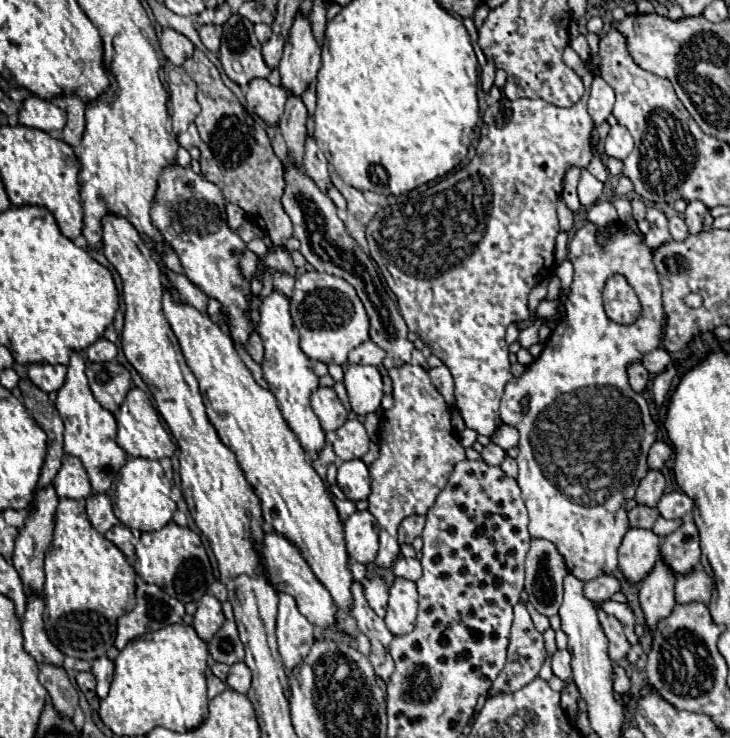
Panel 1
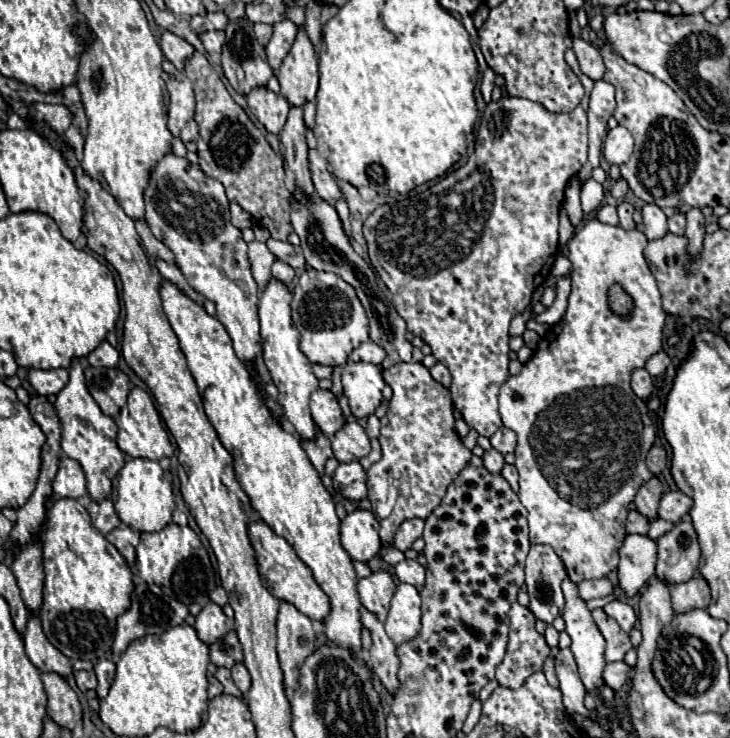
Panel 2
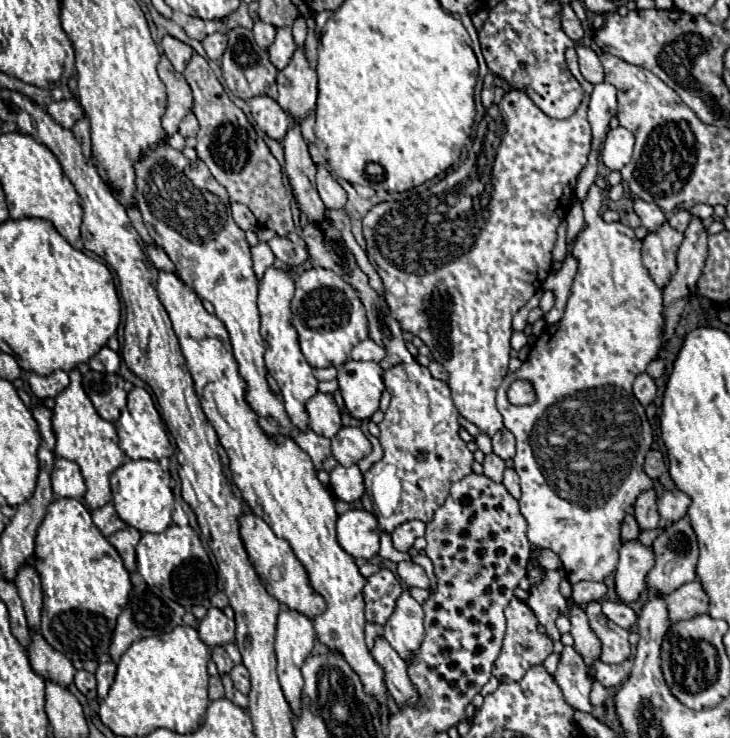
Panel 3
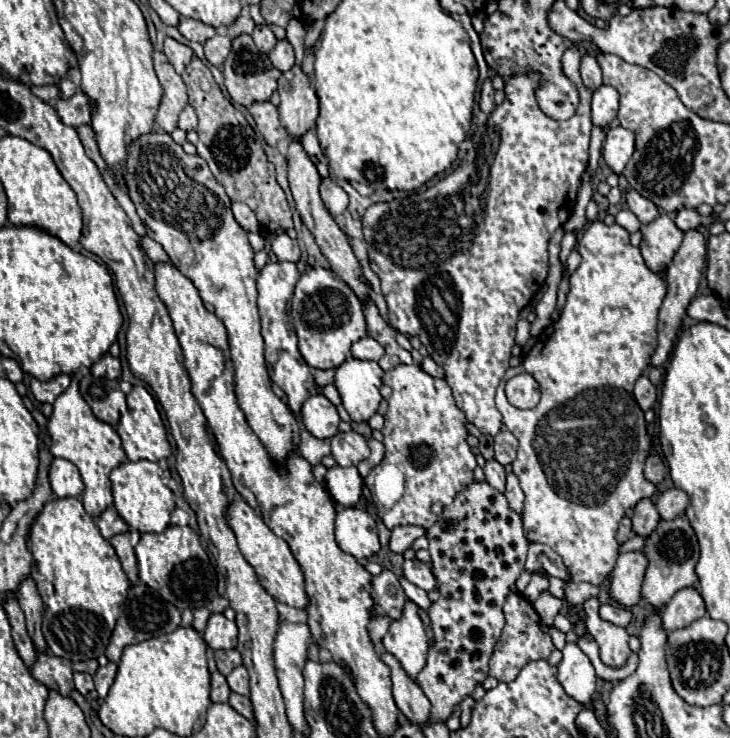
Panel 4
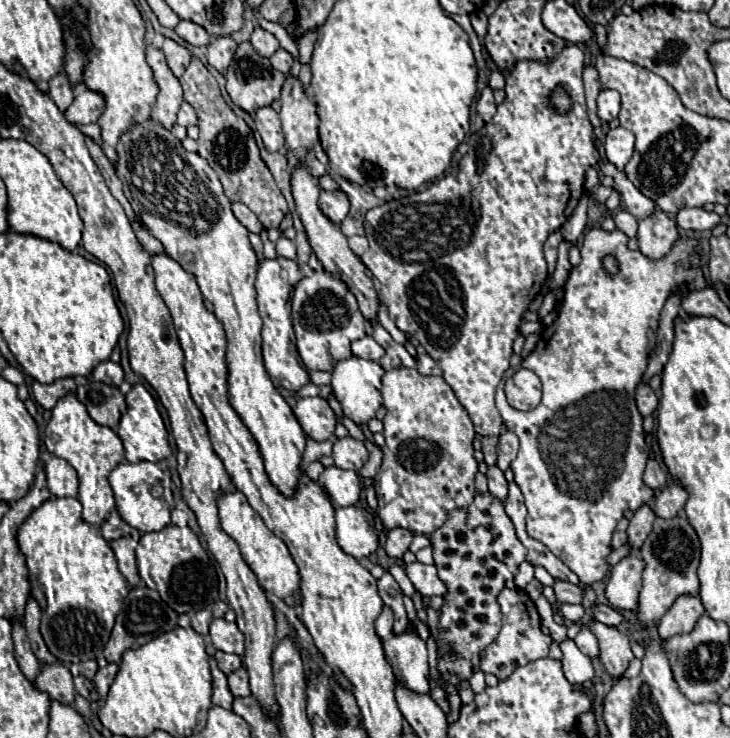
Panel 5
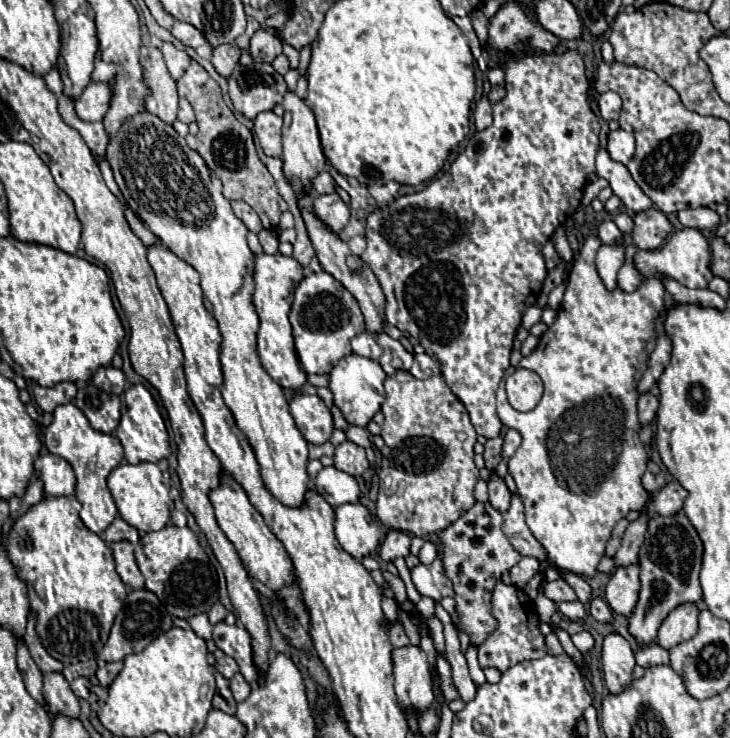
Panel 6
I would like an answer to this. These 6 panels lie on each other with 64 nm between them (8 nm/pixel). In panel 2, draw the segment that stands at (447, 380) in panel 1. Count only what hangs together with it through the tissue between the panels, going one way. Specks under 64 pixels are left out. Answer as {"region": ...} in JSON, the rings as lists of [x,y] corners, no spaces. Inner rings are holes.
{"region":[[[436,364],[436,366],[432,366],[430,368],[430,374],[432,374],[432,378],[436,380],[436,382],[440,382],[442,386],[446,386],[446,388],[450,388],[450,382],[452,382],[452,378],[450,378],[450,372],[448,372],[448,368],[444,366],[444,364]]]}

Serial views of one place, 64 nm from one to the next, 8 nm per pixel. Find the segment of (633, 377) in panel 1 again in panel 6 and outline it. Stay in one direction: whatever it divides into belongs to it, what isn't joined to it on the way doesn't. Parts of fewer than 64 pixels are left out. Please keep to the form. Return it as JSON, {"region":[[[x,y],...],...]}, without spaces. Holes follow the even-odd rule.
{"region":[[[644,392],[638,398],[638,418],[642,424],[648,424],[654,420],[658,410],[658,398],[652,392]]]}

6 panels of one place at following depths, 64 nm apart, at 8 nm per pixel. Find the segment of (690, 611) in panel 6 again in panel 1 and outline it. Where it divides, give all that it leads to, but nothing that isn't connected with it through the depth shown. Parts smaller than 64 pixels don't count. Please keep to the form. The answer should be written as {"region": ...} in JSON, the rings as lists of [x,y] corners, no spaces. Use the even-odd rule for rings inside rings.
{"region":[[[696,566],[692,572],[676,576],[676,602],[686,604],[692,600],[700,600],[708,604],[712,588],[714,588],[712,578],[706,574],[702,566]]]}

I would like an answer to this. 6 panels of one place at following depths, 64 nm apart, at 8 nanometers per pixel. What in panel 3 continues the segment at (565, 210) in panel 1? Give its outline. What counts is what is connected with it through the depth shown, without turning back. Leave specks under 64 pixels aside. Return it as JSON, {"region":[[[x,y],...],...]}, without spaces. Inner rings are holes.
{"region":[[[562,220],[560,226],[558,226],[558,240],[556,240],[556,246],[554,246],[554,260],[564,260],[568,254],[568,244],[566,244],[566,222]]]}

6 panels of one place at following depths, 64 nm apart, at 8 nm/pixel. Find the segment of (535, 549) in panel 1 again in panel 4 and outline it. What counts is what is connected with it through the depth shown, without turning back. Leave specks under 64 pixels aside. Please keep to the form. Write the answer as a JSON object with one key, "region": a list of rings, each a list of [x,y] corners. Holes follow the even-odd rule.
{"region":[[[542,590],[540,596],[532,602],[532,606],[534,606],[534,610],[538,612],[542,624],[544,624],[544,626],[552,626],[556,614],[562,610],[564,602],[562,602],[560,598],[554,598],[548,590]]]}

